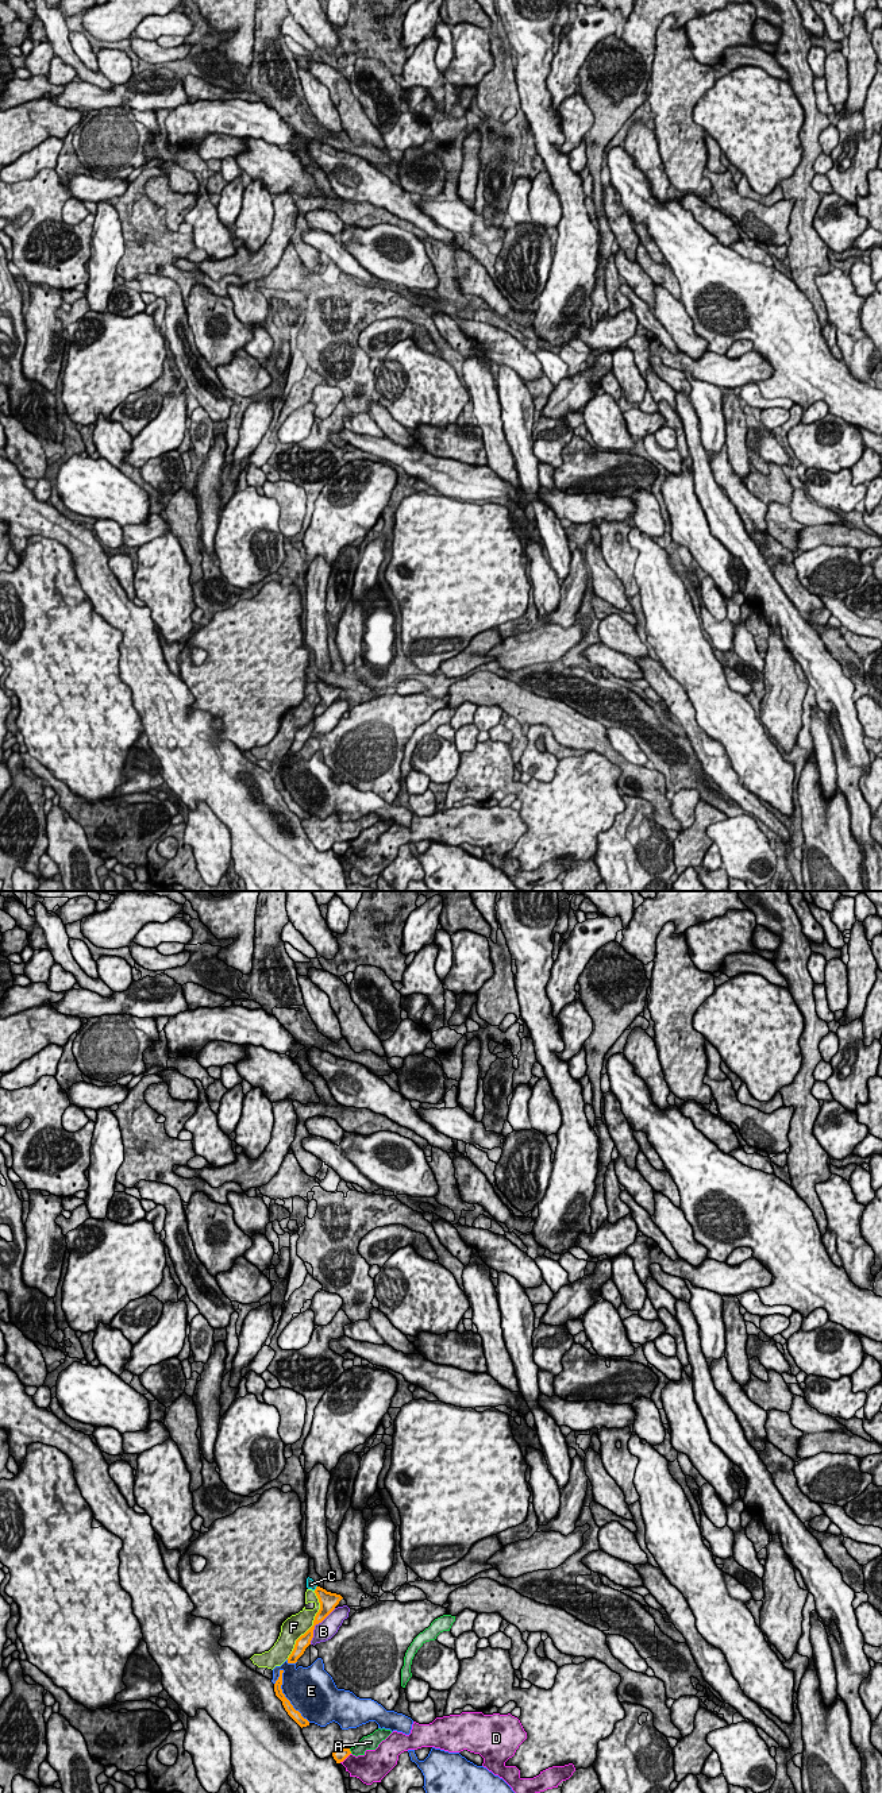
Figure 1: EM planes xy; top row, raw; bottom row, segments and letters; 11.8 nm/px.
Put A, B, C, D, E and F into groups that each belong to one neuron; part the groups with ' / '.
A / B / C / D / E / F

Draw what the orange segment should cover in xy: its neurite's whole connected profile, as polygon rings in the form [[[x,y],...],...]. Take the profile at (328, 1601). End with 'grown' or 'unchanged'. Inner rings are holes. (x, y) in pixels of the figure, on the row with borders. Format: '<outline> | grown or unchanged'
[[[309,1577],[307,1578],[307,1588],[316,1593],[320,1603],[320,1609],[315,1616],[313,1626],[296,1640],[294,1649],[288,1658],[288,1663],[297,1662],[297,1659],[304,1654],[305,1649],[311,1644],[315,1626],[321,1623],[343,1599],[340,1595],[327,1592],[326,1589],[317,1586],[316,1582]]] | grown

